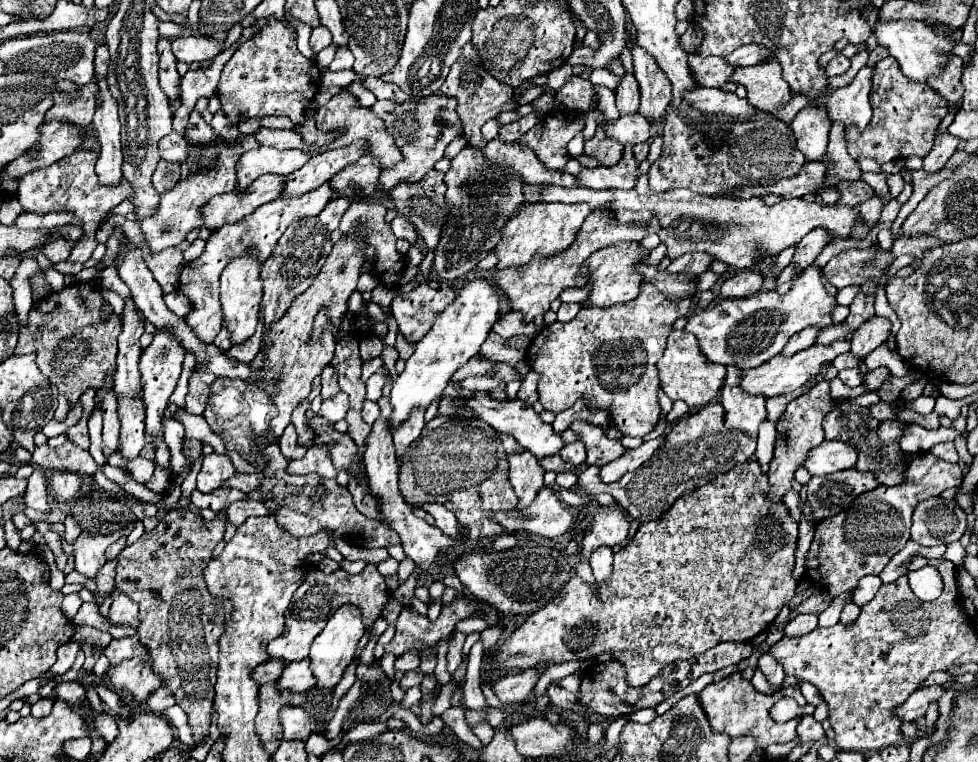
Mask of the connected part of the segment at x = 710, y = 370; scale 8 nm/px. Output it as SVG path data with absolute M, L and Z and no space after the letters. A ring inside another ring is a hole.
M672 331L668 335L668 347L662 355L662 359L656 363L662 391L672 399L672 401L684 401L688 407L702 407L716 399L718 389L724 383L726 377L726 367L712 363L702 355L698 347L698 339L686 331Z

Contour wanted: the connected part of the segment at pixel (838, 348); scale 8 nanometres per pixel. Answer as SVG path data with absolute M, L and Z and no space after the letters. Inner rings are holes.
M838 341L838 343L830 345L830 347L822 347L822 345L814 343L812 347L808 347L808 349L804 349L804 351L798 351L798 353L792 355L792 357L784 357L784 355L772 357L770 361L762 363L760 367L742 371L742 375L740 375L740 387L742 387L748 395L764 395L764 397L776 397L776 395L782 395L782 393L796 391L796 389L802 387L810 377L814 377L824 363L832 363L840 353L846 353L846 351L850 351L850 343L848 343L848 341Z

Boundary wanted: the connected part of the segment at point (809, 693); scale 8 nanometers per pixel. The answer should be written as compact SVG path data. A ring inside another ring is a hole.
M802 681L802 695L806 697L806 701L812 705L812 707L818 707L822 703L822 695L818 695L818 689L806 681Z

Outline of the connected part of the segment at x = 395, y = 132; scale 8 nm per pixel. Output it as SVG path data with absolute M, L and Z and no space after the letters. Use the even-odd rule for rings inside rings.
M434 93L422 99L408 99L404 103L394 103L394 101L376 101L370 109L374 115L378 115L384 121L386 131L394 137L394 143L398 143L398 149L403 153L403 159L394 167L386 169L380 173L378 189L388 191L400 181L418 181L434 167L438 159L442 159L446 145L462 135L462 121L456 113L458 101L454 97L448 97L444 93Z

